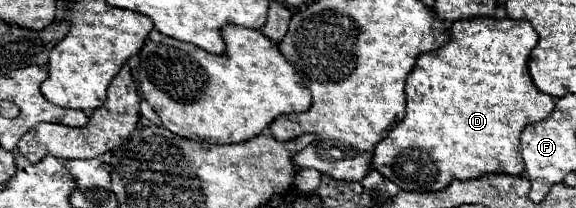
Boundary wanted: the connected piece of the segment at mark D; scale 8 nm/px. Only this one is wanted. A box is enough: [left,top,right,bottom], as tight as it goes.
[372,18,554,192]

